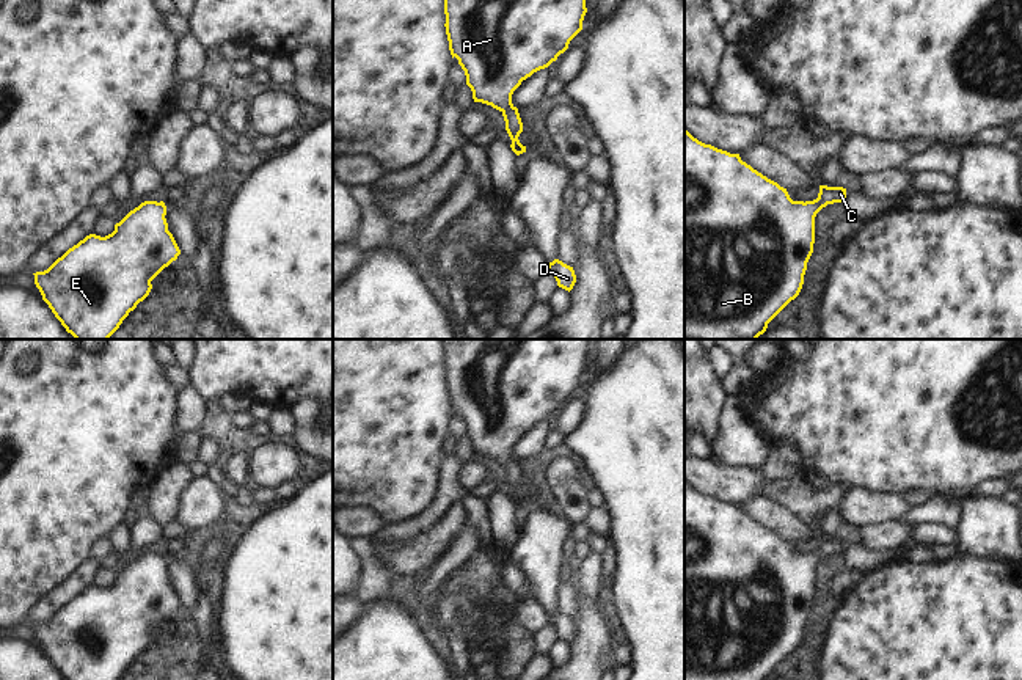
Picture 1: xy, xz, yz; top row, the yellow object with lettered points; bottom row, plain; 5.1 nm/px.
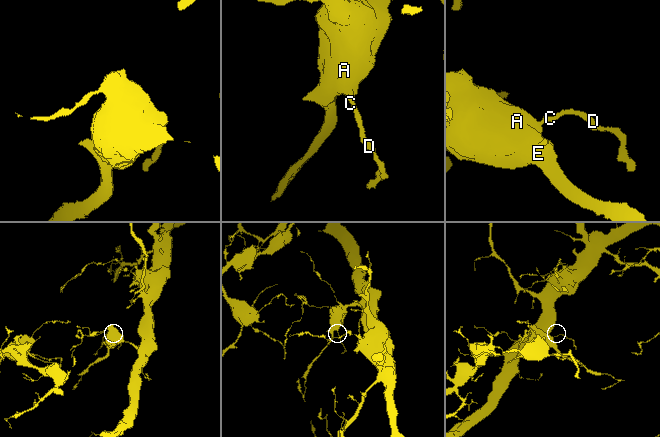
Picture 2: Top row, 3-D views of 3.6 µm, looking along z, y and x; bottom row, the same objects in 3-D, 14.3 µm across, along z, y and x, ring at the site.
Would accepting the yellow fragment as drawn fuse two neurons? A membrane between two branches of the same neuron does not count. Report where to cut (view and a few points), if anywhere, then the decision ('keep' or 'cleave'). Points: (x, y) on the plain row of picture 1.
no cut; keep

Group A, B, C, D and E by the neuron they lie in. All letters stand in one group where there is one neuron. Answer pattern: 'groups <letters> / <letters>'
groups A B C D E

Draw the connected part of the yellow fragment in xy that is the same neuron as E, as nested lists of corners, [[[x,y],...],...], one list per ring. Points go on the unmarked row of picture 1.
[[[144,553],[116,575],[111,586],[89,586],[47,622],[33,625],[42,652],[64,680],[119,680],[149,647],[151,633],[181,606],[165,567],[163,553]]]

